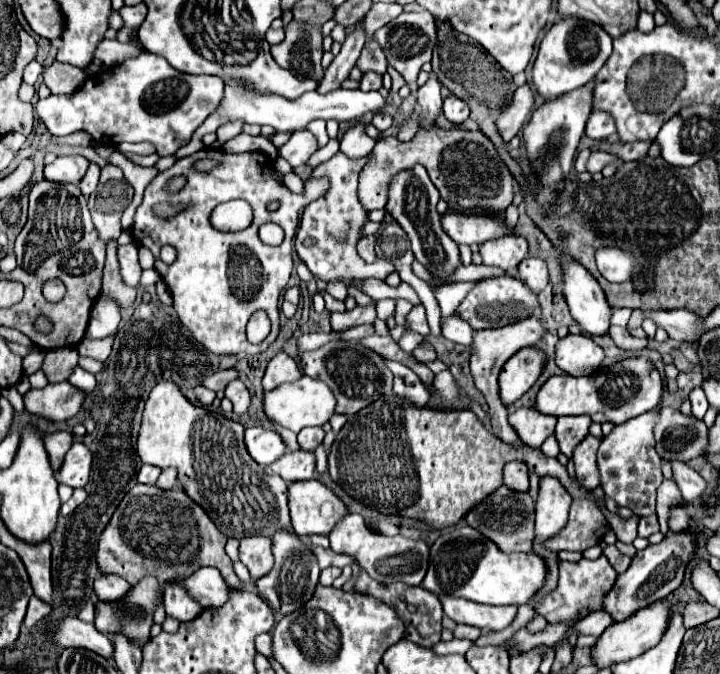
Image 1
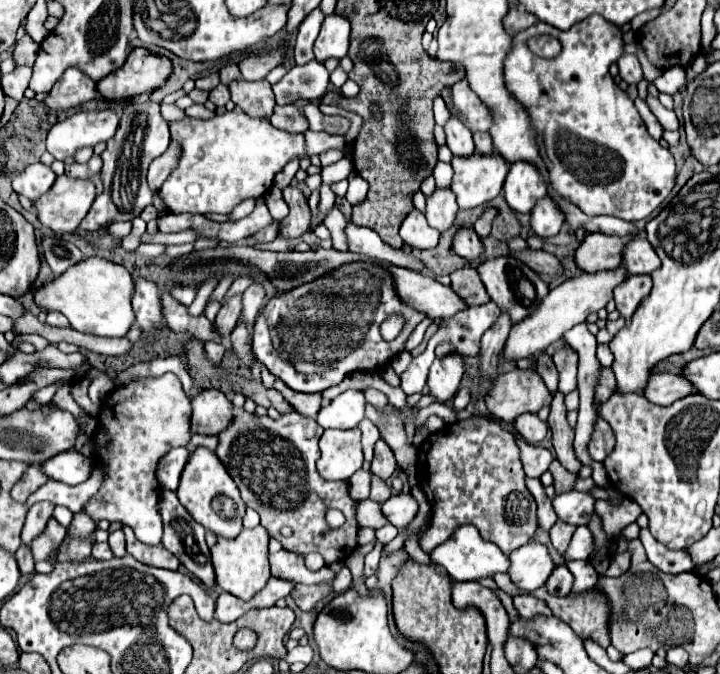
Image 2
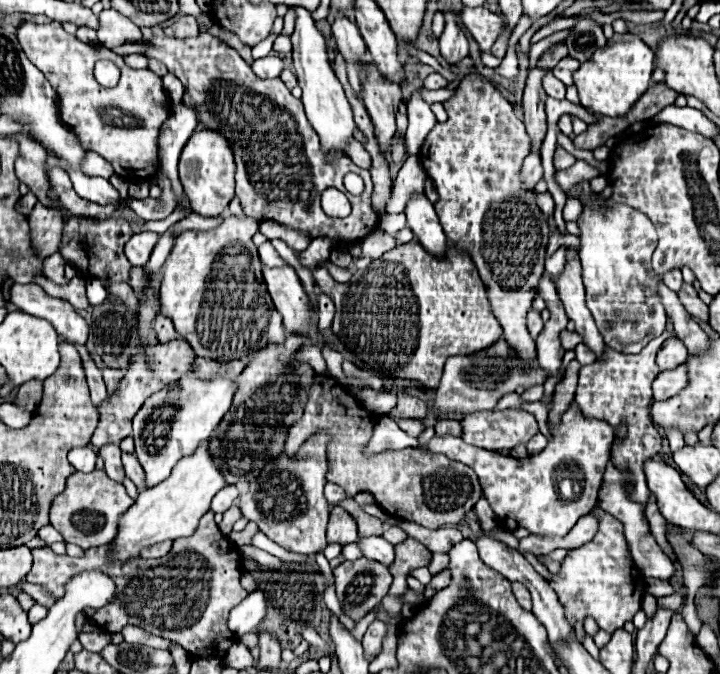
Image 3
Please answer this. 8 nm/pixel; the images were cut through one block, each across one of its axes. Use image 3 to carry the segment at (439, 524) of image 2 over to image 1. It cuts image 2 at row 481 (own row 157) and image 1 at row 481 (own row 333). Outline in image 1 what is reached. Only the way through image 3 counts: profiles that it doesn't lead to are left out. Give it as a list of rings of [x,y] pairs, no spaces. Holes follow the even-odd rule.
[[[508,462],[504,466],[504,484],[514,492],[528,492],[528,468],[524,462]]]

